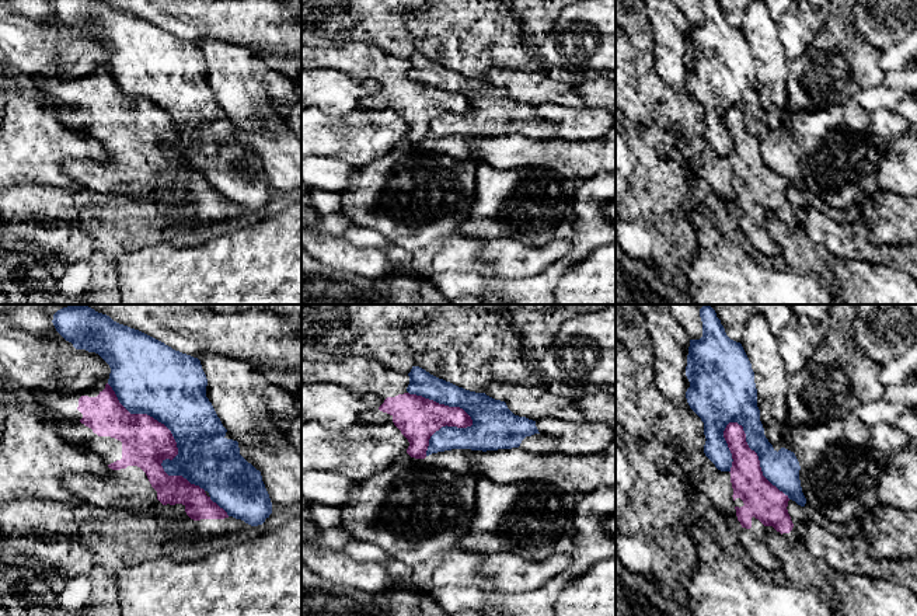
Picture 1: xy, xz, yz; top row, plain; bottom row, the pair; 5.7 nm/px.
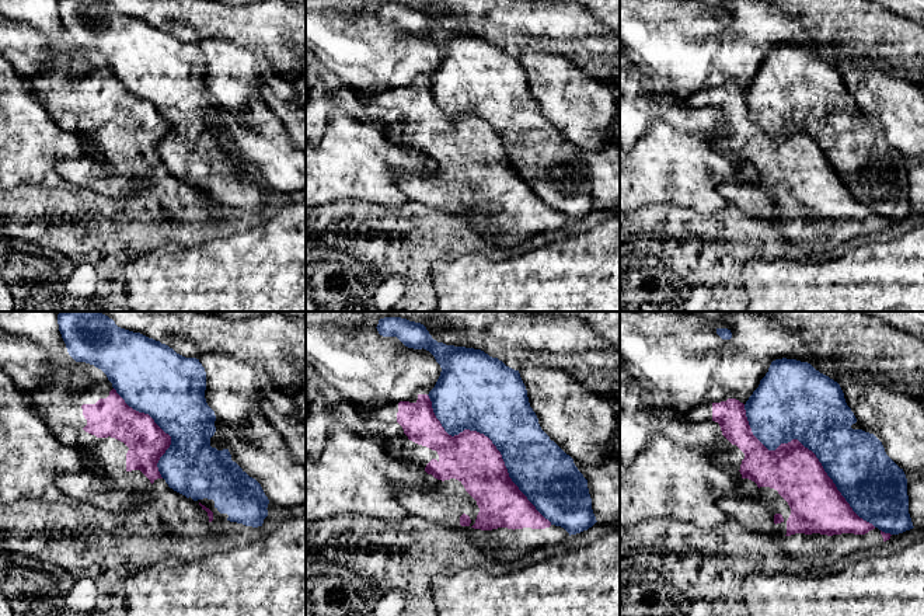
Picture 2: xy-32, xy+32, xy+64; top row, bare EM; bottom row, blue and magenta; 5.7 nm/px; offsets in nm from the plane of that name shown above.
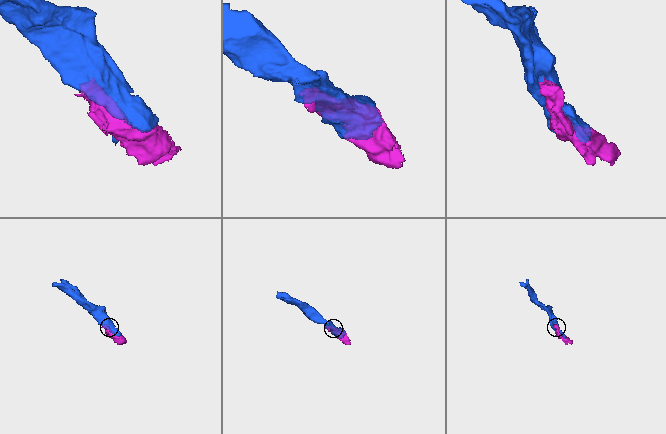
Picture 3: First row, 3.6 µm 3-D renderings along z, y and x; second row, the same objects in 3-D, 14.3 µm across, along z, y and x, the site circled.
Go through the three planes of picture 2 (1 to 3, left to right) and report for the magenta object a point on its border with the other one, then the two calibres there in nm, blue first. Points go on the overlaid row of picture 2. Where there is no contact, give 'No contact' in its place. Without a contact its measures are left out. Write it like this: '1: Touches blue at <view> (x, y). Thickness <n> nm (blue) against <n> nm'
1: Touches blue at xy-32 (161, 428). Thickness 400 nm (blue) against 220 nm
2: Touches blue at xy+32 (492, 442). Thickness 400 nm (blue) against 300 nm
3: Touches blue at xy+64 (808, 448). Thickness 400 nm (blue) against 300 nm

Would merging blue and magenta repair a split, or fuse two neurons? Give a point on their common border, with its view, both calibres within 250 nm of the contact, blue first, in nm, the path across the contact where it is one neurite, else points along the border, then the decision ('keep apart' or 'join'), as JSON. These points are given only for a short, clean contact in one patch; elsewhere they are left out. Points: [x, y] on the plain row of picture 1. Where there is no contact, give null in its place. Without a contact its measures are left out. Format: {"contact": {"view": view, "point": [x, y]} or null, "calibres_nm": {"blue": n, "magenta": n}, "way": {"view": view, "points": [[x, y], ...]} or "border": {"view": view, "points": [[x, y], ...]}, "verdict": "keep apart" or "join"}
{"contact": {"view": "xy", "point": [174, 124]}, "calibres_nm": {"blue": 360, "magenta": 280}, "verdict": "keep apart"}

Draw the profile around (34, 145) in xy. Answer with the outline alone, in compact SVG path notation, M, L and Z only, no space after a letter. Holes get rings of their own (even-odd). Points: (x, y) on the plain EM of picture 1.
M1 52L0 74L8 81L7 87L0 87L6 98L0 118L0 189L25 184L77 189L80 184L69 175L63 161L86 159L104 163L111 157L108 150L63 126L53 109L20 94L13 87L17 73L7 66Z

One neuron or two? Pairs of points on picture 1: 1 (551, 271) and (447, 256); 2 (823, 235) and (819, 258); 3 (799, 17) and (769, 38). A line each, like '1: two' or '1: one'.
1: two
2: two
3: two

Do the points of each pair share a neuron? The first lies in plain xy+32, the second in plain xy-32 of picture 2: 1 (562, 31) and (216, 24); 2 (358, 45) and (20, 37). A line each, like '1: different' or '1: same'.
1: same
2: same

